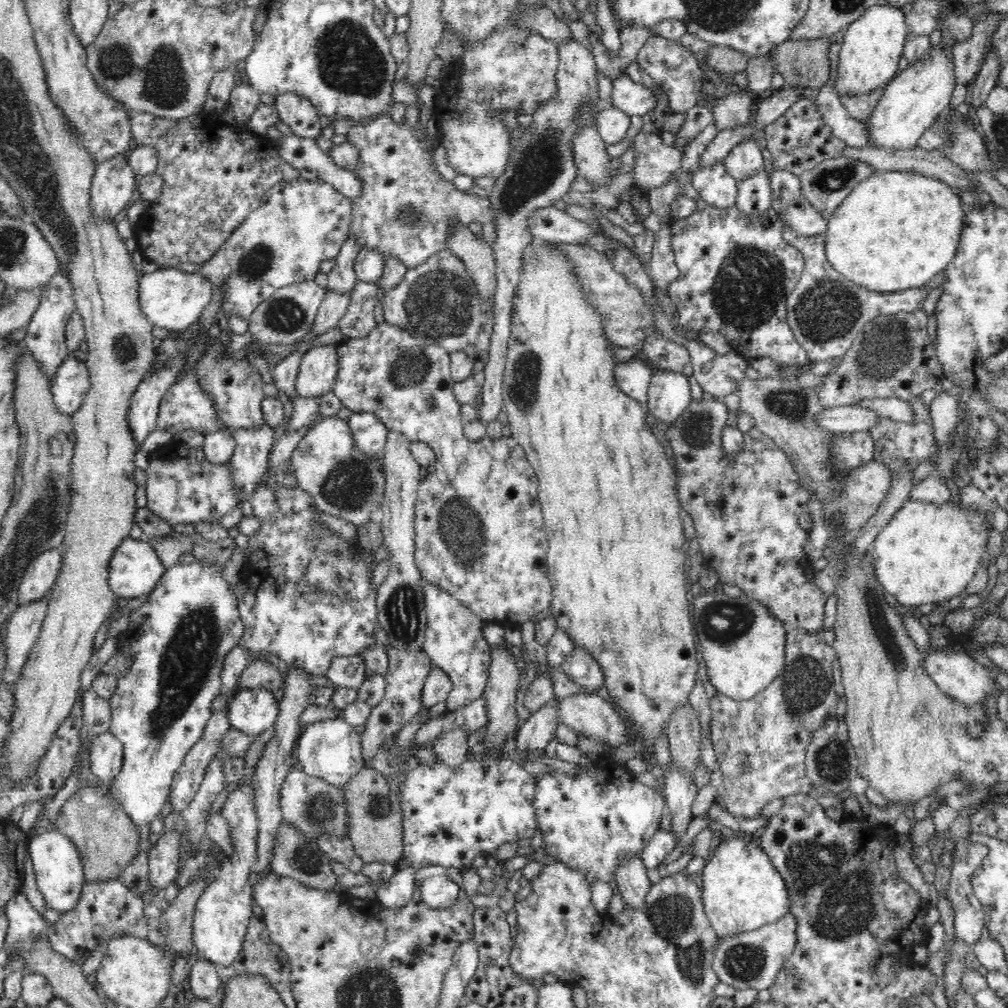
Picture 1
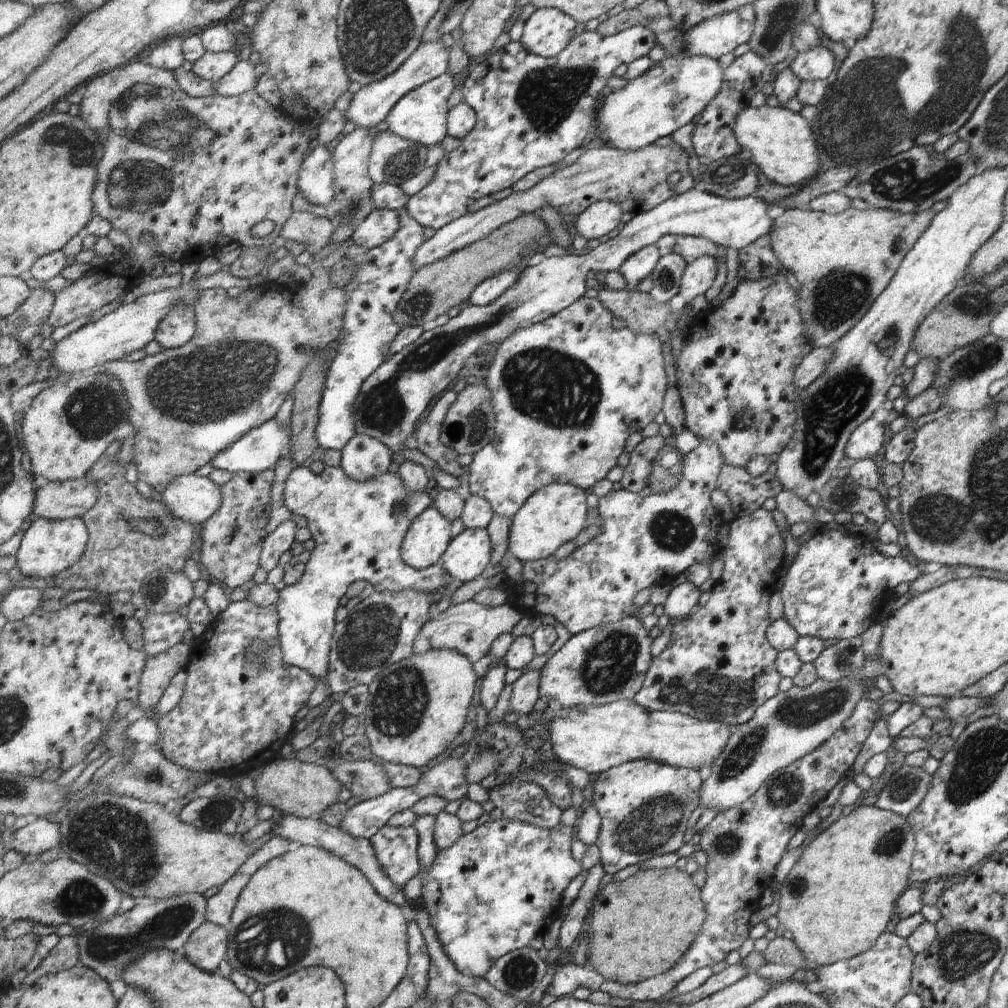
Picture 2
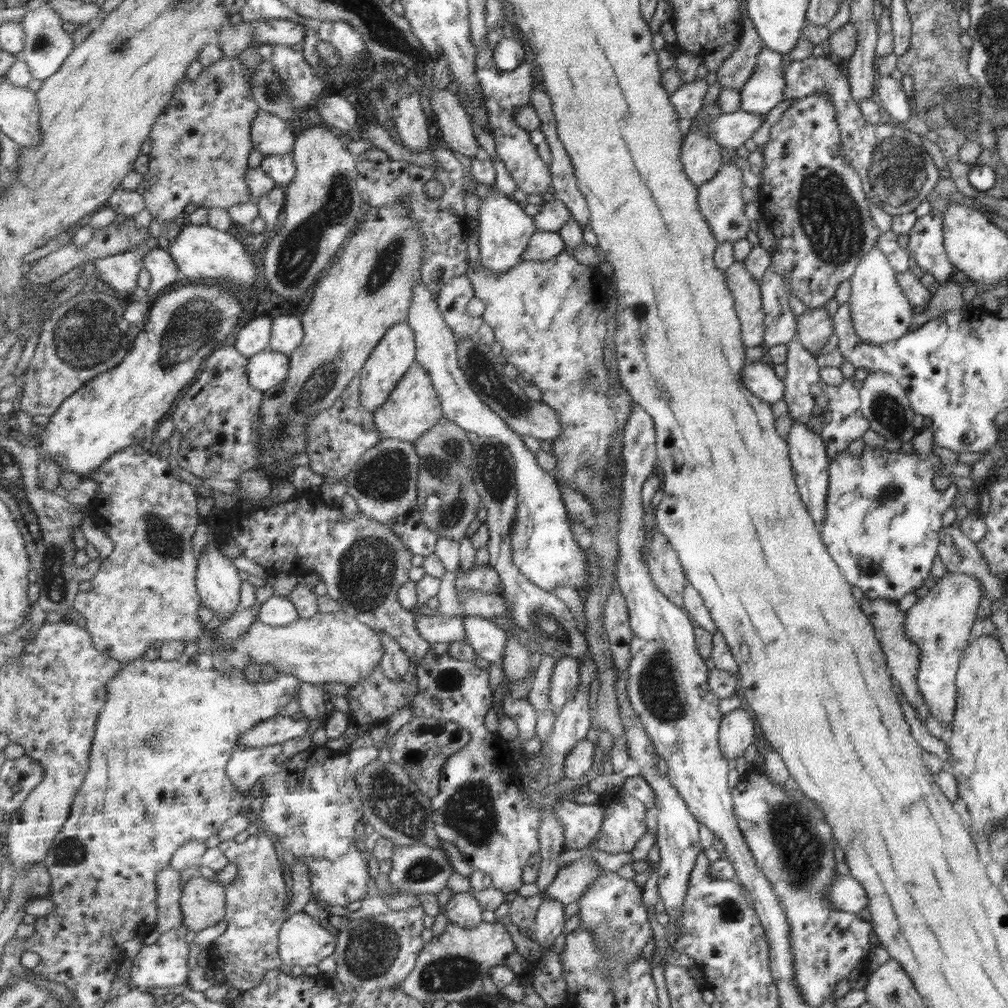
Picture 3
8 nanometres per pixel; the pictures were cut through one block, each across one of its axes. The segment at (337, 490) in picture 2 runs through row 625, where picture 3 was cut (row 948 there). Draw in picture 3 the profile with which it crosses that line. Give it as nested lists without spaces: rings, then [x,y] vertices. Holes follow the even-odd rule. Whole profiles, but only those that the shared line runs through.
[[[304,911],[291,914],[279,930],[279,950],[283,965],[289,970],[317,966],[334,954],[337,942],[337,936]]]

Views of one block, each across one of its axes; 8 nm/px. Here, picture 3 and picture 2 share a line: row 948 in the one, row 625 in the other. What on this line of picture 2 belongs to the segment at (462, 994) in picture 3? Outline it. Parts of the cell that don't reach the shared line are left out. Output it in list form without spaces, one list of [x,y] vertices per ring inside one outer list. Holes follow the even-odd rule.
[[[473,598],[458,605],[452,604],[447,610],[437,612],[436,616],[431,617],[423,625],[422,632],[415,639],[413,654],[422,655],[433,649],[447,649],[459,651],[462,655],[469,657],[472,662],[477,662],[490,654],[497,636],[513,632],[515,626],[523,620],[524,615],[509,602],[500,607],[488,607]]]

